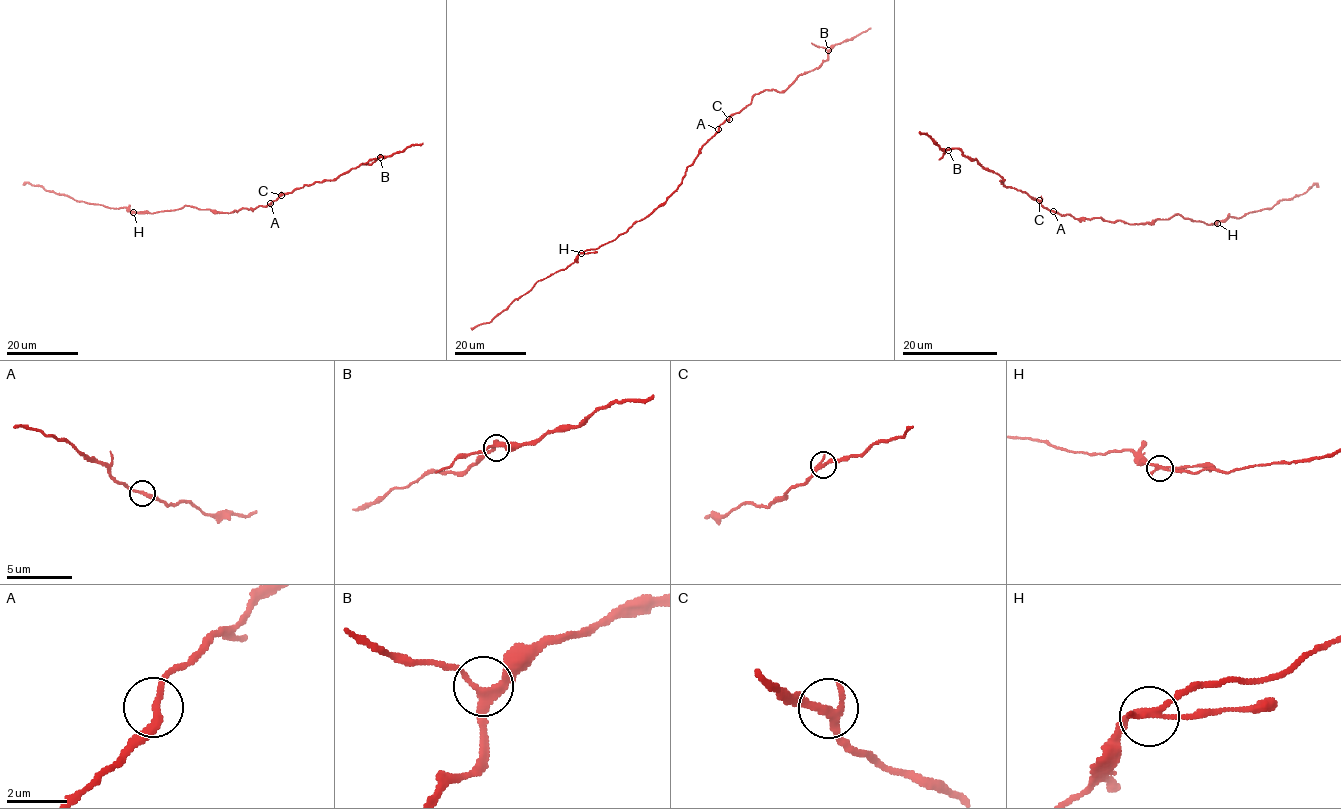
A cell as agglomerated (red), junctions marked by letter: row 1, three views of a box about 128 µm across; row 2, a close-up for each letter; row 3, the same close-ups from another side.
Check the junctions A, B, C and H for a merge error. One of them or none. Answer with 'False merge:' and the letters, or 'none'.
False merge: H

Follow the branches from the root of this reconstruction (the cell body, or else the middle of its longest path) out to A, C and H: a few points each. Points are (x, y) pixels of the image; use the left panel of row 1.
A: (234, 210), (255, 209), (270, 203)
C: (234, 210), (255, 209), (281, 195)
H: (234, 210), (220, 213), (184, 206), (152, 213), (134, 212)

